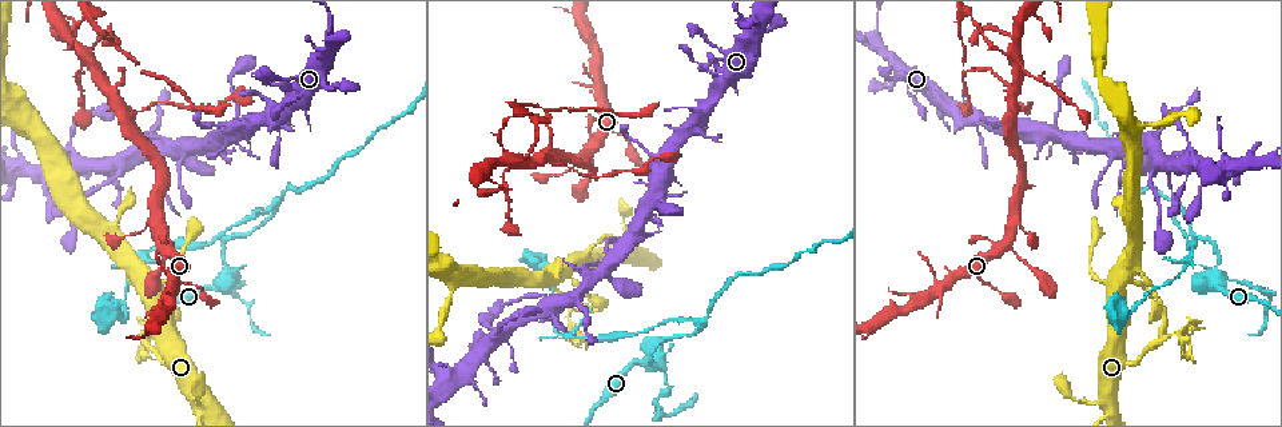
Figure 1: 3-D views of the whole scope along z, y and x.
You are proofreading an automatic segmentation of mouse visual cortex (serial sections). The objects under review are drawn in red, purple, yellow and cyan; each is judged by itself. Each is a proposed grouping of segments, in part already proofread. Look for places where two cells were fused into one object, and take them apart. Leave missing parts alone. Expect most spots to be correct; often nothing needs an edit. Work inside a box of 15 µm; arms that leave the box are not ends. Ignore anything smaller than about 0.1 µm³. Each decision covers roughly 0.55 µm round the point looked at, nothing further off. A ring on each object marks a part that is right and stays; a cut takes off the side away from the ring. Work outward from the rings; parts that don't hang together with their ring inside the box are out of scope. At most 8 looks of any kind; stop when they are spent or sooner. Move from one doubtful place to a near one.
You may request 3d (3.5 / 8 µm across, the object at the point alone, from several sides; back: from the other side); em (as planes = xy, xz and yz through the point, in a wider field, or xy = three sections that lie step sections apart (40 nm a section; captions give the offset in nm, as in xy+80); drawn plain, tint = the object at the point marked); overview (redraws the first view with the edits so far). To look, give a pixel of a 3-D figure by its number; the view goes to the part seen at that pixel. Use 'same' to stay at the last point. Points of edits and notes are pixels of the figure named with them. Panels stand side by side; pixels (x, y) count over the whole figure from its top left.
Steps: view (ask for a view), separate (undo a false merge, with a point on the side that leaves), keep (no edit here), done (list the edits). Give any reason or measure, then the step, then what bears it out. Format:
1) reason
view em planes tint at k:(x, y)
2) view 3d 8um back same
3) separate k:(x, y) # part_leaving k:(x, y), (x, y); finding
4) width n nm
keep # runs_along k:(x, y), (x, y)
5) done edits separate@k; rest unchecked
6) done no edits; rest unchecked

three arms meet
view 3d 3.5um at 1:(127, 120)

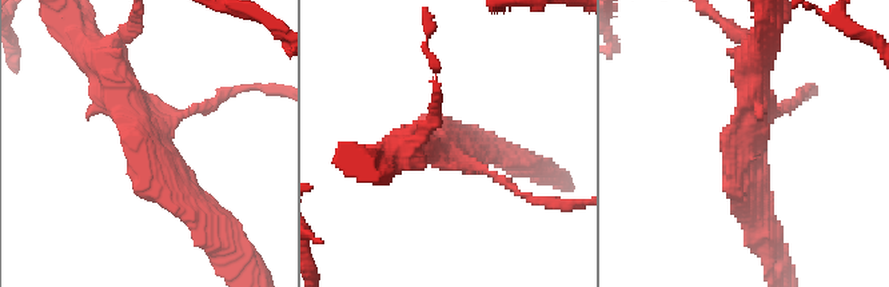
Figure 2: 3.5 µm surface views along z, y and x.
view em planes tint at 2:(749, 136)

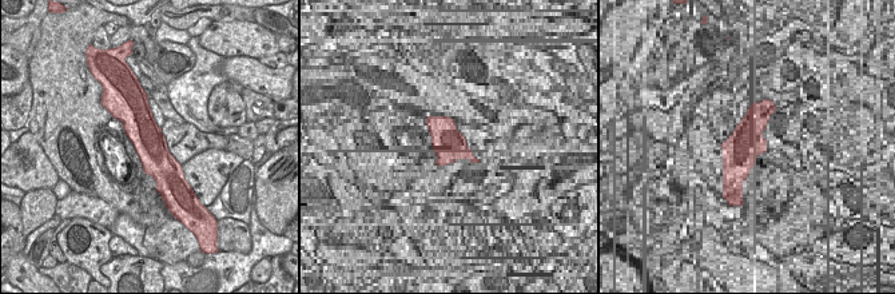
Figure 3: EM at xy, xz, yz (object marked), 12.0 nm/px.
keep # runs_along 3:(140, 103), (159, 186); continuous, no second cell

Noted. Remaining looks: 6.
a fork
view 3d 3.5um at 1:(1051, 125)

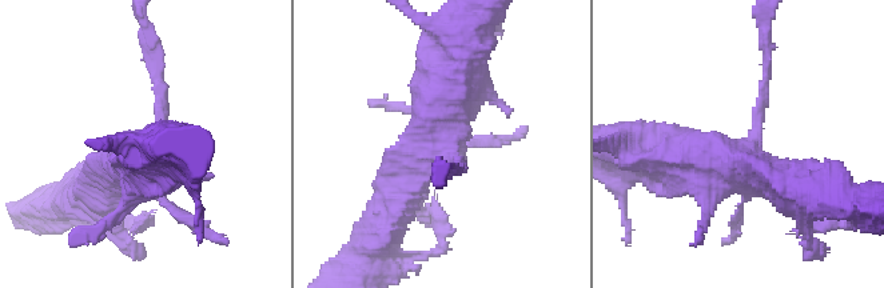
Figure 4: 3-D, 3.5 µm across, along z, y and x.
need the tissue
view em xy step 2 tint at 4:(446, 146)

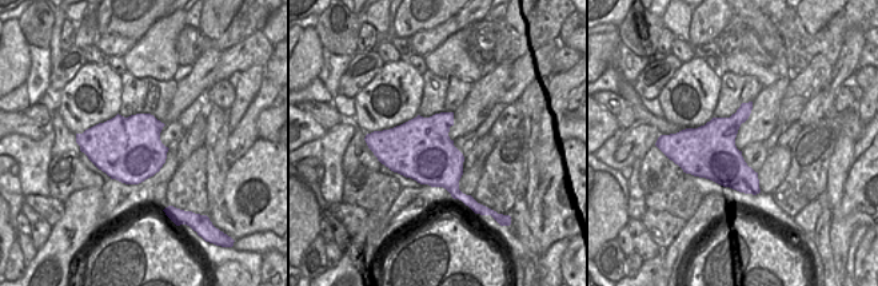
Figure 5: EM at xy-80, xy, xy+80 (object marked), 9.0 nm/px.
keep # runs_along 4:(464, 55), (442, 127), (394, 202); all the same cell

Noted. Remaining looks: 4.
narrows sharply
view 3d 3.5um at 1:(999, 49)

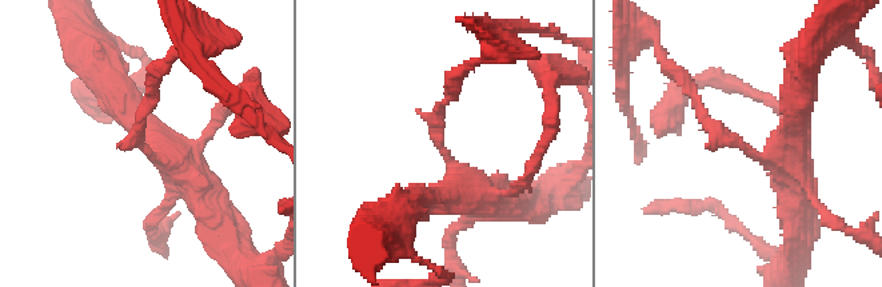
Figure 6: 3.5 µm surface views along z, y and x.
arm_widths 150, 450 nm
view em xy step 2 tint at 6:(135, 144)

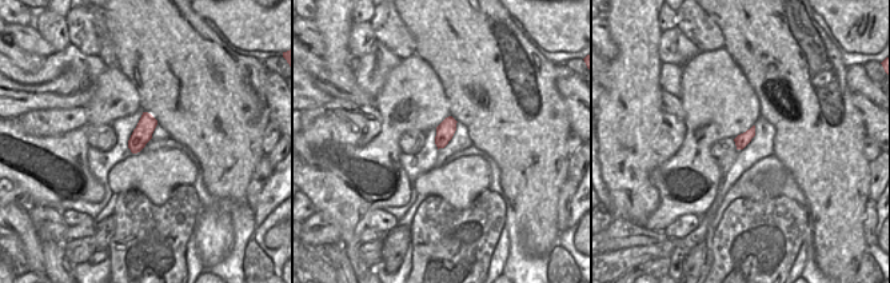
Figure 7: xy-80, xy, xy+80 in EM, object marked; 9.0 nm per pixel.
keep # one cell here

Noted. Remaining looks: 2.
done no edits; rest unchecked

